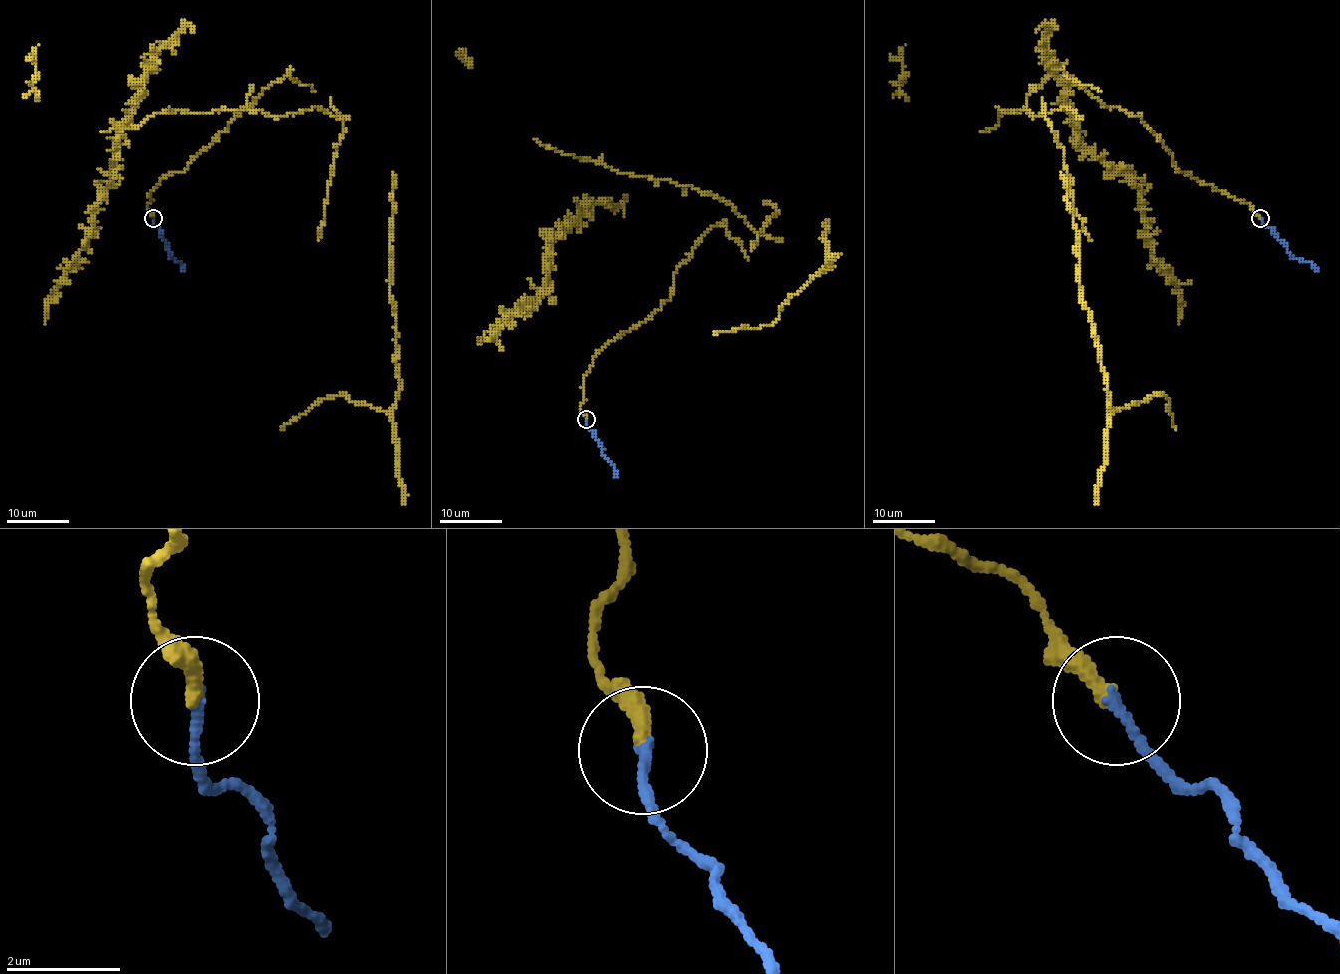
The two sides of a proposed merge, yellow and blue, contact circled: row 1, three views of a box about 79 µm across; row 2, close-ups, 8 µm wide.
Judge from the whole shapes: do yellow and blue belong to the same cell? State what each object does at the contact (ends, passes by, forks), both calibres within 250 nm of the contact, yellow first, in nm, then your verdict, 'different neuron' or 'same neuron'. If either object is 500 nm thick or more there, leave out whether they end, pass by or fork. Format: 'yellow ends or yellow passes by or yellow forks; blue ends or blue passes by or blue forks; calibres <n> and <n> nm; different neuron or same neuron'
yellow ends; blue ends; calibres 300 and 180 nm; same neuron

